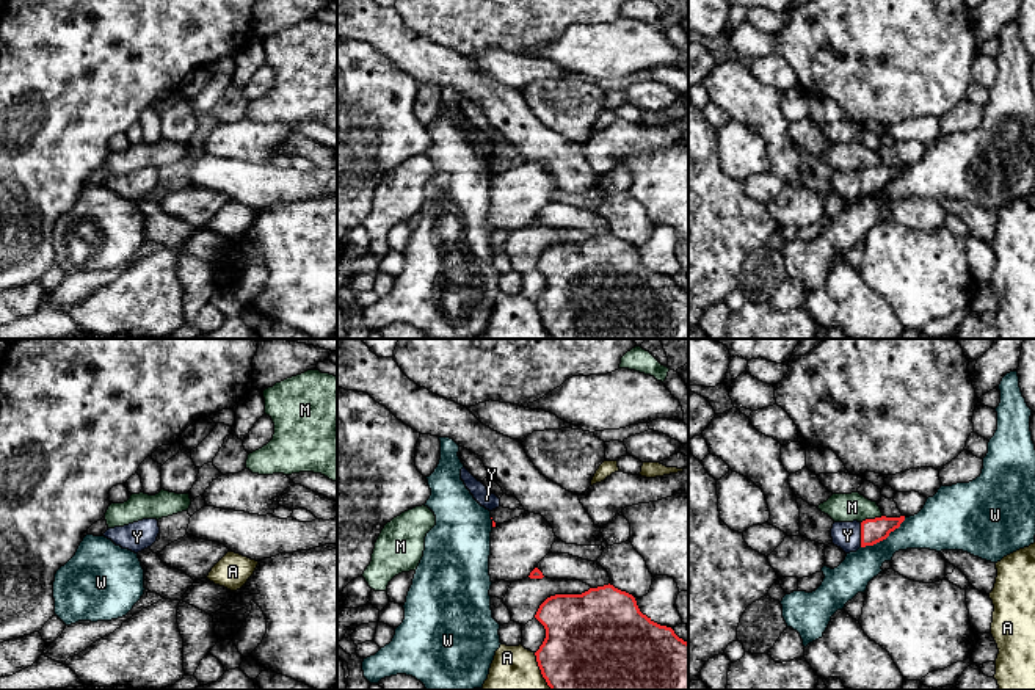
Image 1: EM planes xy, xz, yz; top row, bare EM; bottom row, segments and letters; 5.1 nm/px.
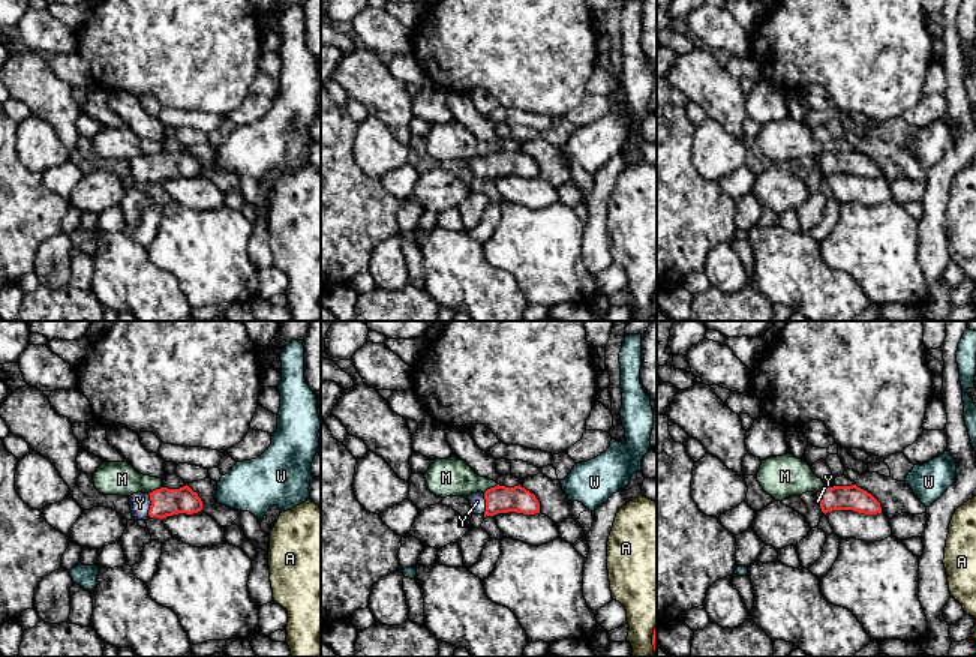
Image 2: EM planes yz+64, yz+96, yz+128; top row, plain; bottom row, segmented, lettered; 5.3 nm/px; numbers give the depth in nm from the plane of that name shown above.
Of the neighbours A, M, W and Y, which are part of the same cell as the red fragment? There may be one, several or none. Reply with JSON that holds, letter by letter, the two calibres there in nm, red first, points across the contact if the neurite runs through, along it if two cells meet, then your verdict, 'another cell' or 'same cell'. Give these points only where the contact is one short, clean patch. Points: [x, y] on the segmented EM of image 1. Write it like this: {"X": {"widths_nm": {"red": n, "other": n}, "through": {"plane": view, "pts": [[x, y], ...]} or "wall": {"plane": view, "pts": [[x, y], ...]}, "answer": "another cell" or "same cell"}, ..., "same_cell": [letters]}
{"A": {"widths_nm": {"red": 500, "other": 300}, "answer": "another cell"}, "M": {"widths_nm": {"red": 130, "other": 140}, "wall": {"plane": "yz", "pts": [[882, 515], [861, 522]]}, "answer": "another cell"}, "W": {"widths_nm": {"red": 130, "other": 200}, "wall": {"plane": "yz", "pts": [[905, 518], [885, 538], [861, 548]]}, "answer": "another cell"}, "Y": {"widths_nm": {"red": 130, "other": 140}, "through": {"plane": "yz", "pts": [[872, 530], [861, 535], [847, 535]]}, "answer": "same cell"}, "same_cell": ["Y"]}

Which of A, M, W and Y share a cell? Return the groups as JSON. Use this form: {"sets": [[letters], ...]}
{"sets": [["A"], ["M"], ["W"], ["Y"]]}

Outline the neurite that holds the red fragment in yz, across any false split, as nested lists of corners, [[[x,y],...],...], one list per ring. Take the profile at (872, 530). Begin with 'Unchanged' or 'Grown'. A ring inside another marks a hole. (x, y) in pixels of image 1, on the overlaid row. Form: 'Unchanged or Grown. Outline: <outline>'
Grown. Outline: [[[881,516],[862,522],[834,522],[831,528],[833,544],[841,547],[845,554],[856,552],[859,547],[873,546],[886,539],[903,521],[905,516]]]

